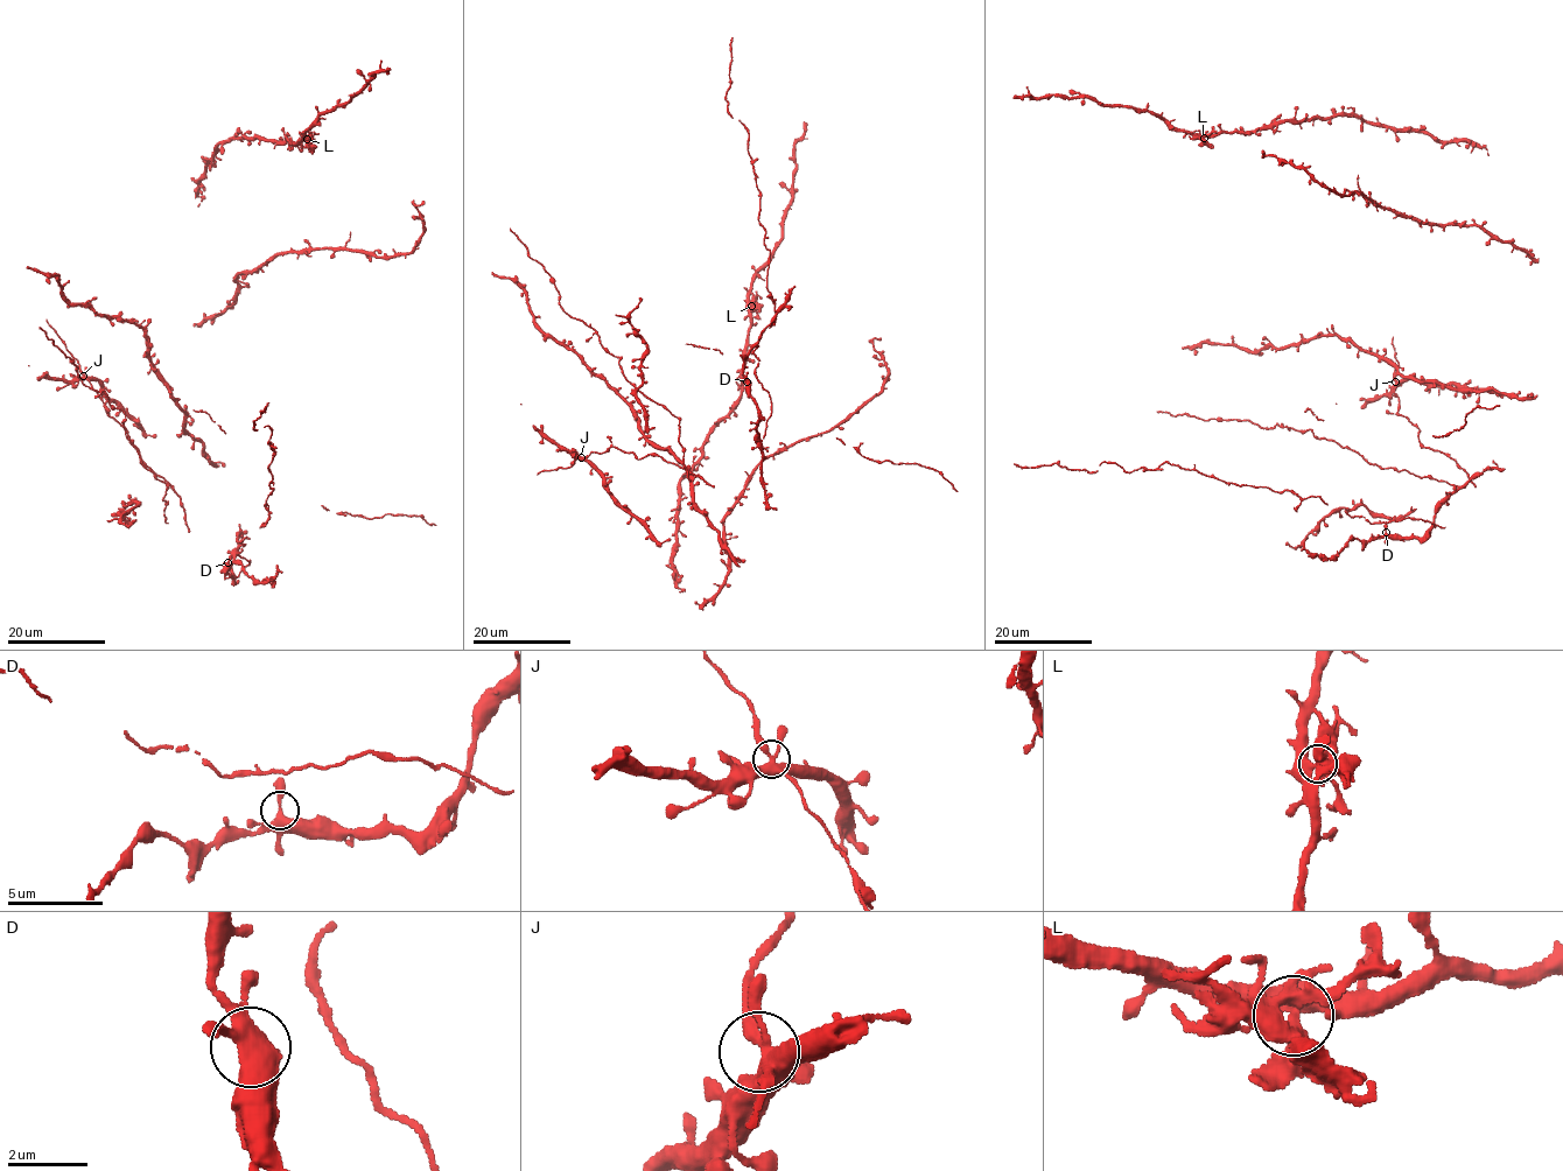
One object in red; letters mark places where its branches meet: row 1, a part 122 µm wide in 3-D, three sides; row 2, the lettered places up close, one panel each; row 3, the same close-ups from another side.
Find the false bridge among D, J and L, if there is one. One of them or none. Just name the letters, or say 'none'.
L

